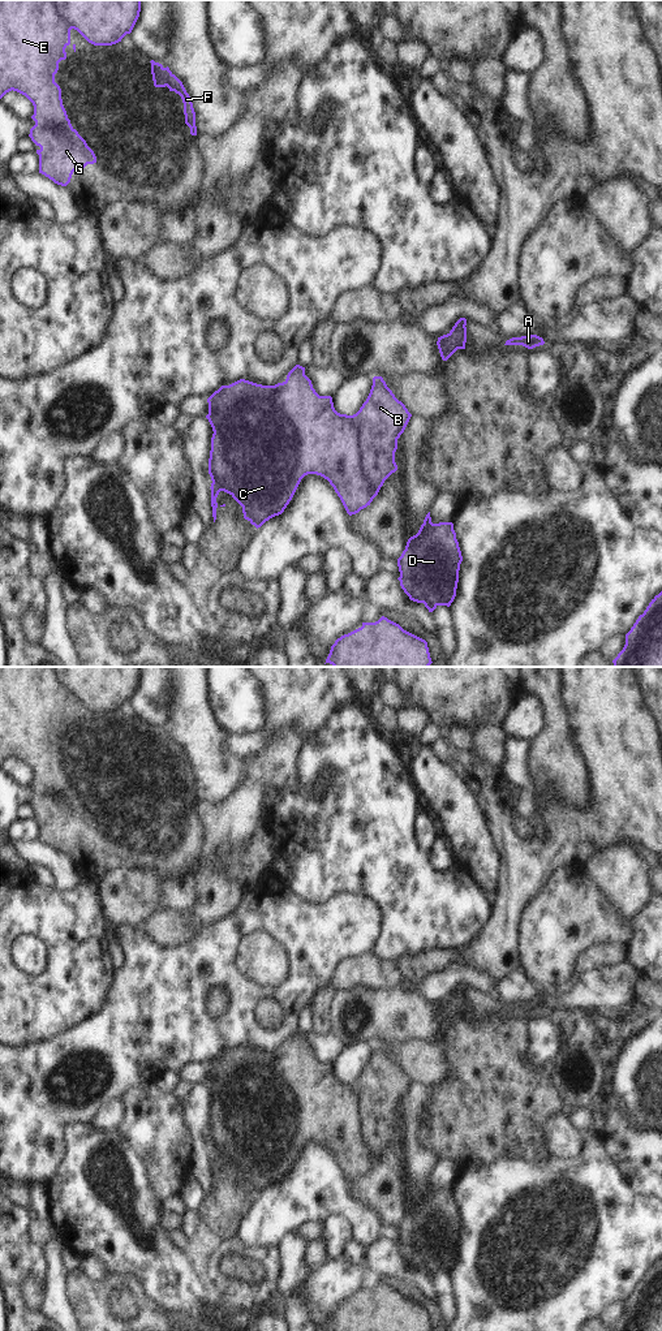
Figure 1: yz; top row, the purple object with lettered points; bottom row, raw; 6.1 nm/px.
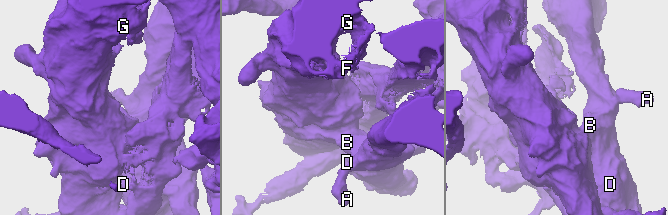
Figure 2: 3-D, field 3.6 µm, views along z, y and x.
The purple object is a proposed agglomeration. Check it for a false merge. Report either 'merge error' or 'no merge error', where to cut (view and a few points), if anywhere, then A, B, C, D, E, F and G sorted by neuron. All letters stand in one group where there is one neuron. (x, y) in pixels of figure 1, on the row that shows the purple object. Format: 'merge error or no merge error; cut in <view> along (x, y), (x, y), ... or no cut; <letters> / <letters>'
no merge error; no cut; A B C D E F G

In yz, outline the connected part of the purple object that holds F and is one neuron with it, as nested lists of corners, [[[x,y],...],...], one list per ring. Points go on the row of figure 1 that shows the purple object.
[[[151,63],[151,74],[155,87],[168,87],[169,91],[175,91],[179,94],[184,103],[184,115],[185,115],[185,124],[190,128],[190,134],[197,135],[197,126],[195,126],[195,112],[193,108],[192,99],[186,92],[182,82],[169,70],[169,68],[164,68],[162,64]]]

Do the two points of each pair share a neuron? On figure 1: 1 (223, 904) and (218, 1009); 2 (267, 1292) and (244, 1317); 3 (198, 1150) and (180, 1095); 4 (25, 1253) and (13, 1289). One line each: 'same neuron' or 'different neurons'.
1: different neurons
2: different neurons
3: different neurons
4: same neuron

